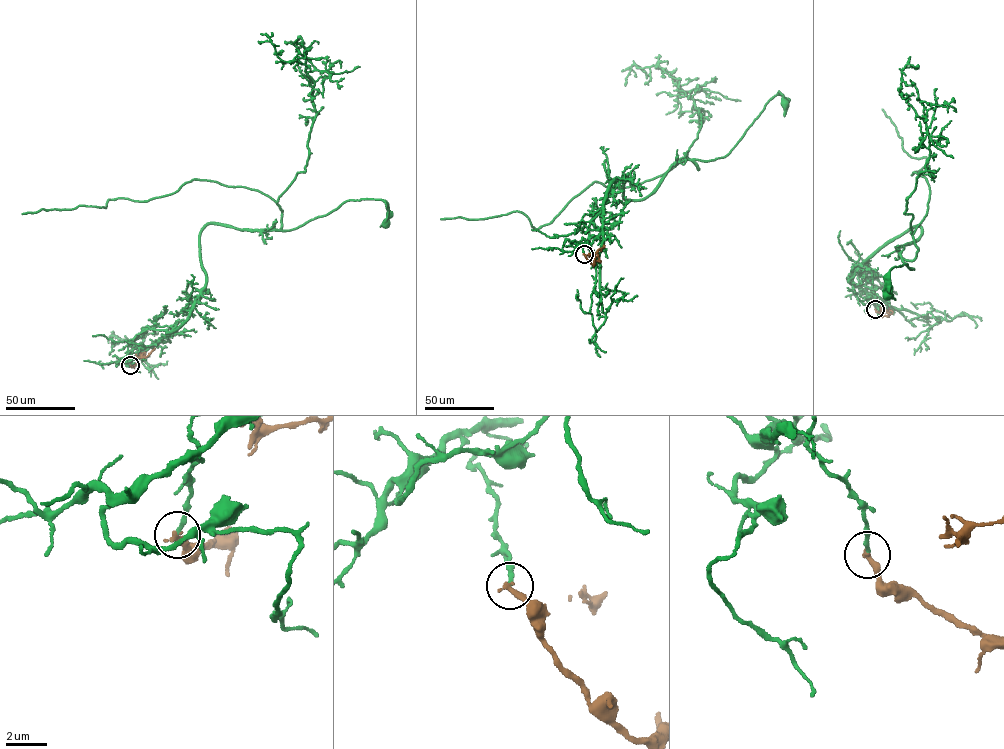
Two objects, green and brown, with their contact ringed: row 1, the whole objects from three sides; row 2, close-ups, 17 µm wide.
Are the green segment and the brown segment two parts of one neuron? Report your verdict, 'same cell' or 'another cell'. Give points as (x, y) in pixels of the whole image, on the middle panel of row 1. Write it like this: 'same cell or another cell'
another cell

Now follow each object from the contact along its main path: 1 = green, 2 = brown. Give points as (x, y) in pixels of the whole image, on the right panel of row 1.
1: (875, 309), (879, 281), (857, 286), (849, 274), (919, 226), (898, 249), (914, 269), (891, 269), (886, 296)
2: (875, 309), (886, 316), (890, 310), (892, 313), (881, 311), (883, 307)

